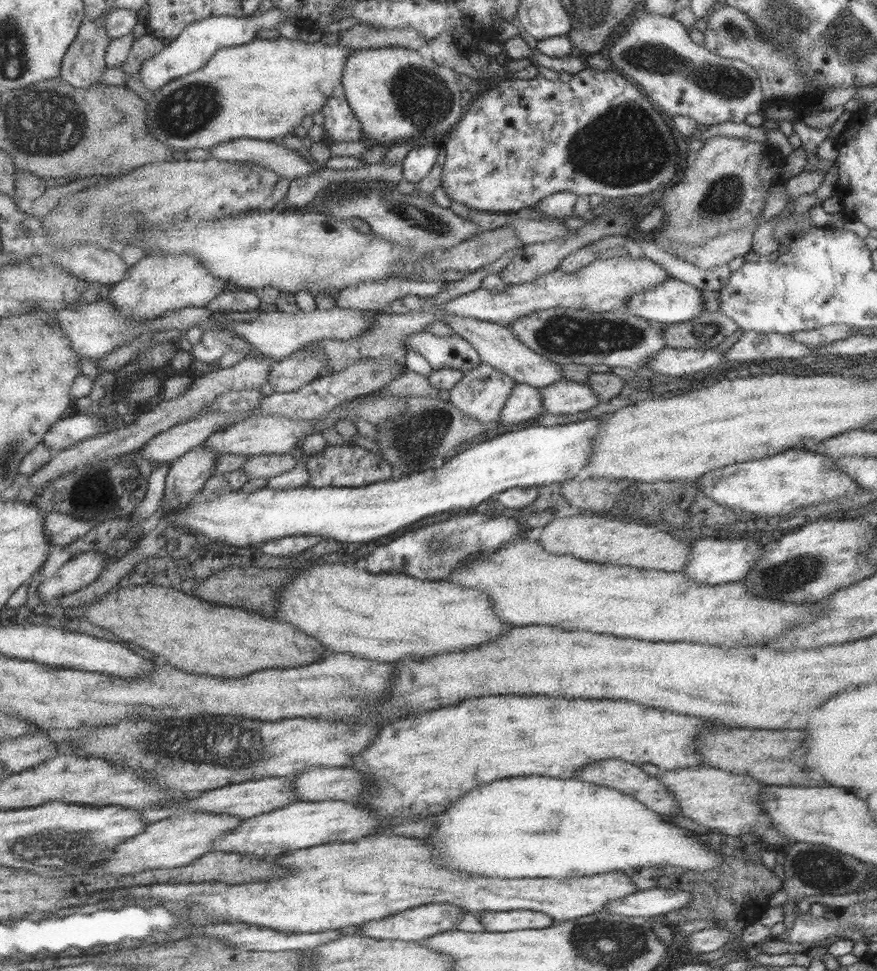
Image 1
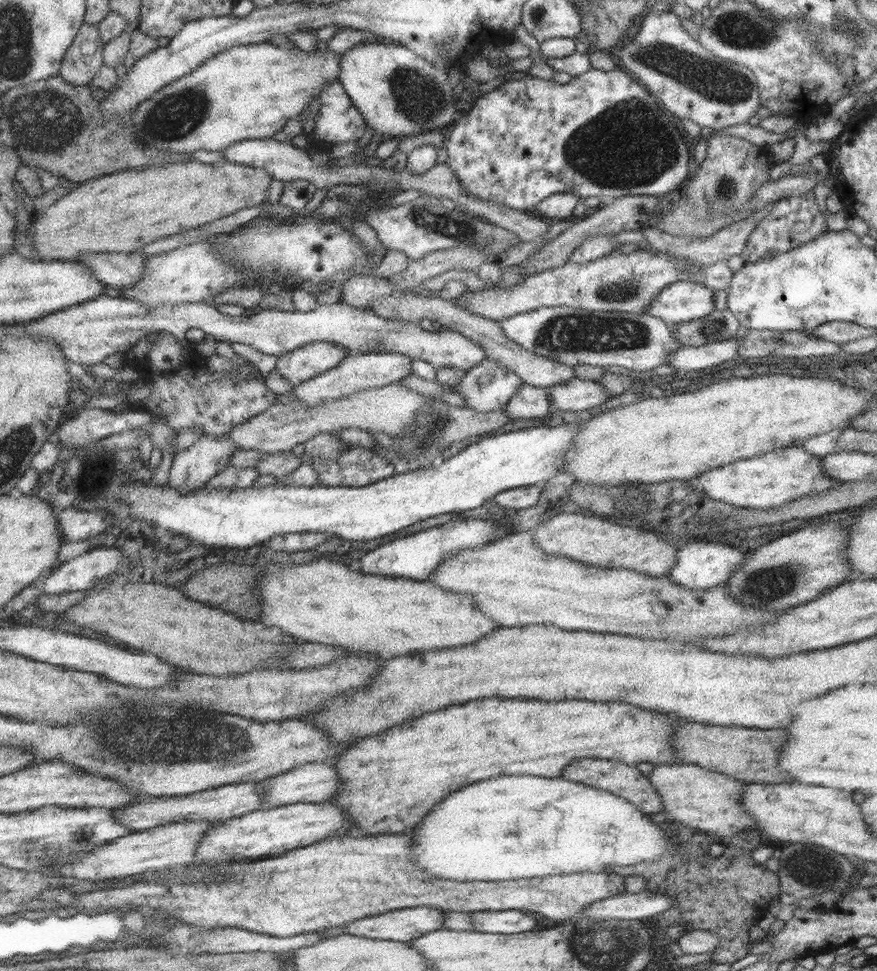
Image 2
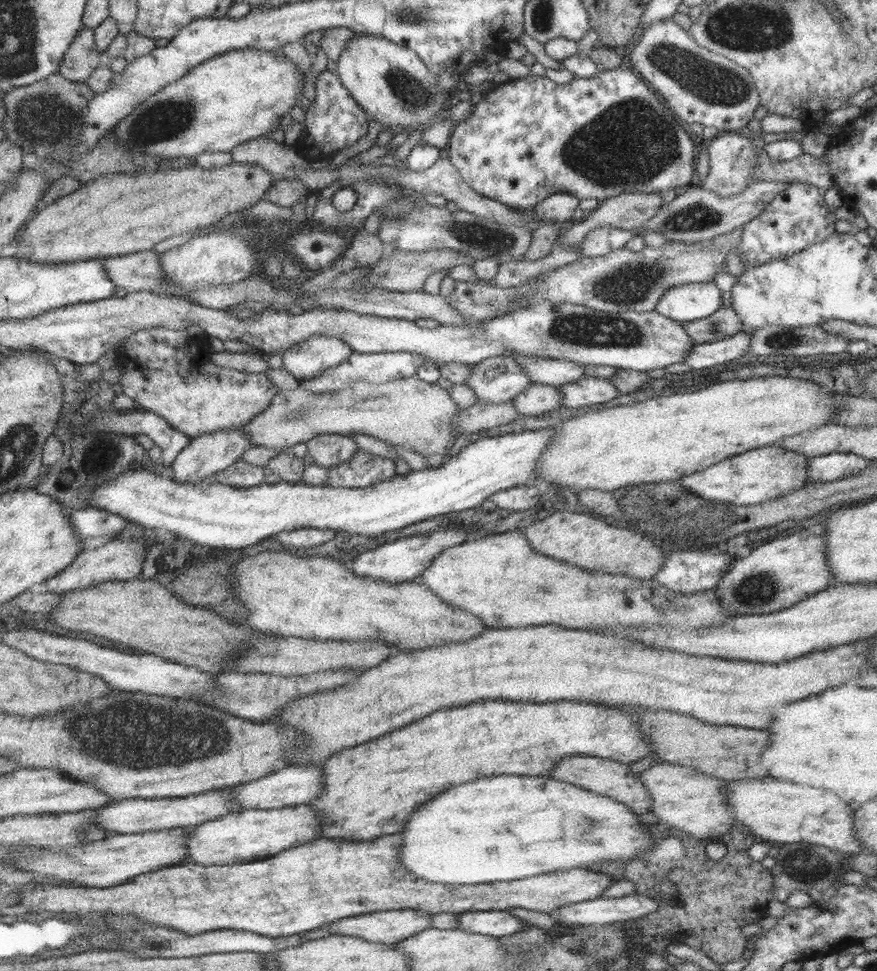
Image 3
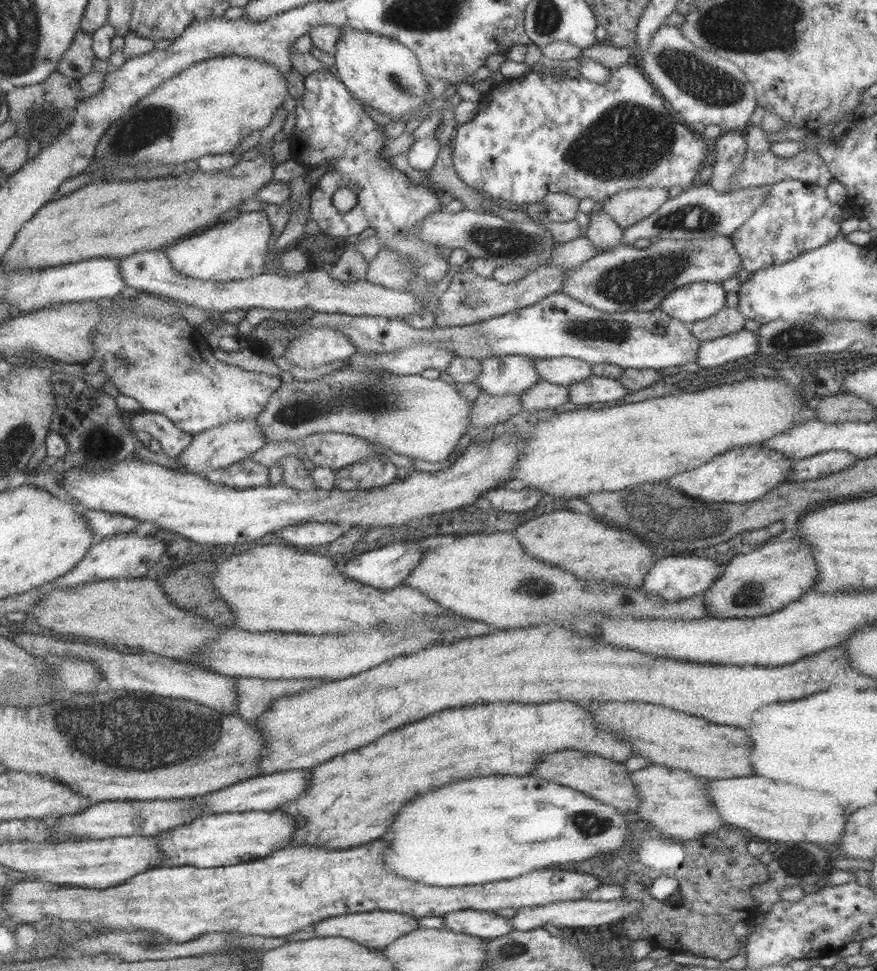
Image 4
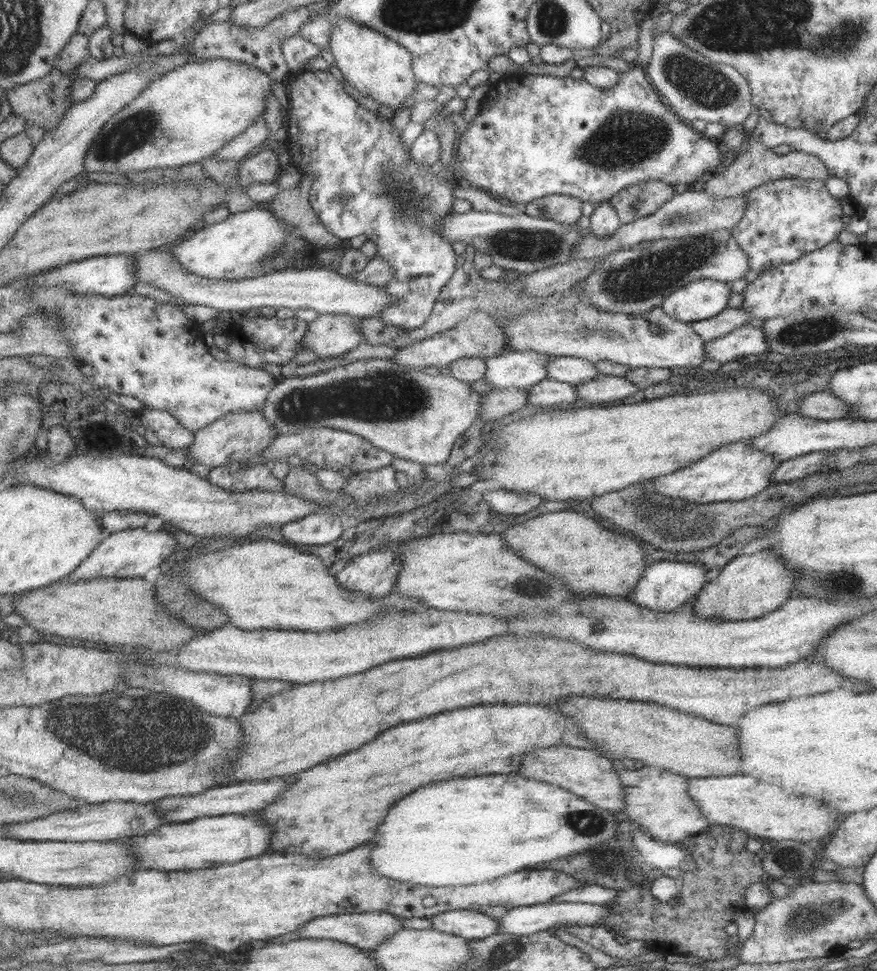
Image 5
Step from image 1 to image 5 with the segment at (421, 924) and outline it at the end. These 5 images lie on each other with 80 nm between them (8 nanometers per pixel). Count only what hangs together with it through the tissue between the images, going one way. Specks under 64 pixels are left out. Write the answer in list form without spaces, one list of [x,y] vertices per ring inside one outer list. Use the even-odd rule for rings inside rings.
[[[364,912],[349,915],[323,916],[309,921],[298,934],[303,934],[299,938],[313,938],[315,940],[337,940],[343,944],[351,944],[356,948],[361,948],[373,952],[381,944],[387,942],[391,937],[403,928],[401,918],[390,912]]]

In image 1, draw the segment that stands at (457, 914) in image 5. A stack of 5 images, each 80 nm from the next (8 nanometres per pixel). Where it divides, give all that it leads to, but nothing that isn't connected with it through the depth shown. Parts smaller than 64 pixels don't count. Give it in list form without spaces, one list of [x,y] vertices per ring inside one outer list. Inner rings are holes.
[[[483,911],[479,923],[485,932],[511,932],[552,926],[552,920],[537,911]]]

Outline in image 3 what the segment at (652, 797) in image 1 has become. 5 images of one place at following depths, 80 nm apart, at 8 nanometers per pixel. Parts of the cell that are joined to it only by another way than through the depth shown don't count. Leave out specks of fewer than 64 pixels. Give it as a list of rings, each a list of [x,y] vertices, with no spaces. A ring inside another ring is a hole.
[[[573,754],[559,760],[547,775],[562,783],[574,784],[586,791],[614,798],[635,814],[649,812],[652,805],[649,791],[640,782],[639,774],[633,773],[628,765],[611,759]]]

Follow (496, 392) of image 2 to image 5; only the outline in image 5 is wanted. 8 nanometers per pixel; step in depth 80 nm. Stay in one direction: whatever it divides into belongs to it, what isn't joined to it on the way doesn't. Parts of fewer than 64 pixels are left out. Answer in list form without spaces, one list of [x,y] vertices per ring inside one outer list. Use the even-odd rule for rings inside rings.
[[[507,351],[484,359],[486,366],[482,379],[492,388],[526,390],[546,378],[546,360],[551,357],[536,352]]]

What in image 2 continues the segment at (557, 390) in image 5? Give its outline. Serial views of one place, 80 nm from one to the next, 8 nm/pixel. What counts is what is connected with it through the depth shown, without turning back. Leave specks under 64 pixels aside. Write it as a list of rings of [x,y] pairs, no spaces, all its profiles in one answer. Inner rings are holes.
[[[523,383],[504,404],[504,412],[511,420],[549,416],[549,397],[544,388]]]

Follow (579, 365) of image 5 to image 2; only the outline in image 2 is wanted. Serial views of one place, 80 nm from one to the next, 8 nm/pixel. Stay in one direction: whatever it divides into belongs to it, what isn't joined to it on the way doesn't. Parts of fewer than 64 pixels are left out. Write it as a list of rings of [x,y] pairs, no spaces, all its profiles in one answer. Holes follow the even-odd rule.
[[[396,291],[391,296],[378,298],[370,308],[379,316],[389,319],[399,319],[418,322],[425,318],[438,322],[443,328],[456,330],[472,342],[476,342],[484,352],[484,358],[492,360],[504,367],[505,370],[518,376],[523,383],[537,388],[547,388],[574,378],[572,366],[561,364],[556,360],[533,354],[504,335],[500,324],[475,314],[471,314],[455,305],[455,301],[440,297],[421,296],[417,292]]]

